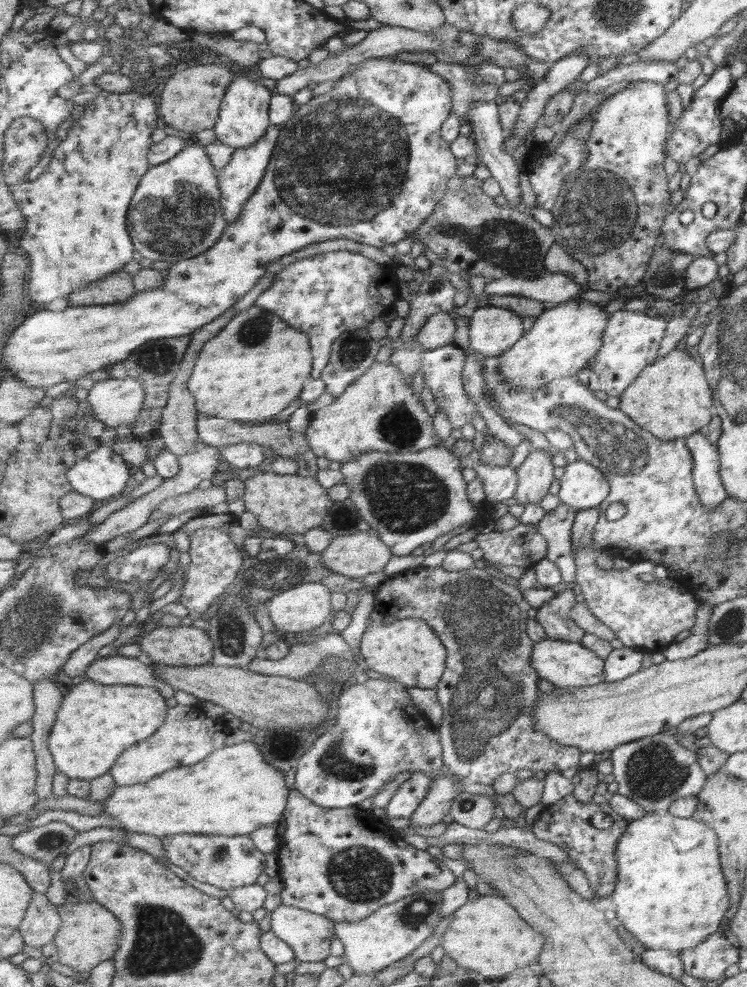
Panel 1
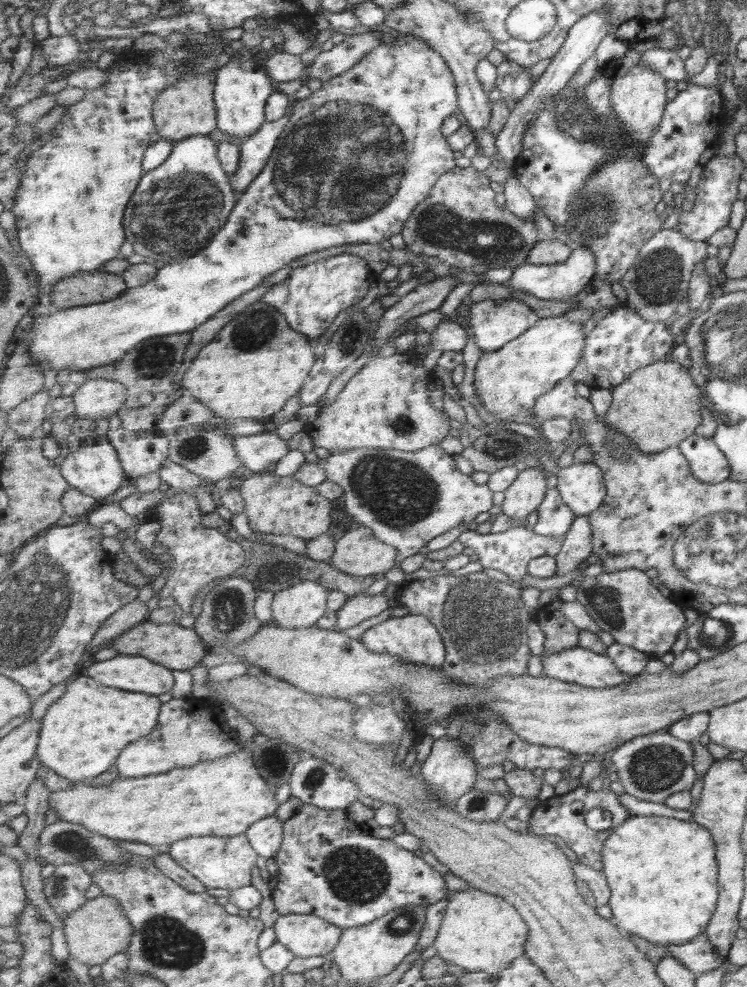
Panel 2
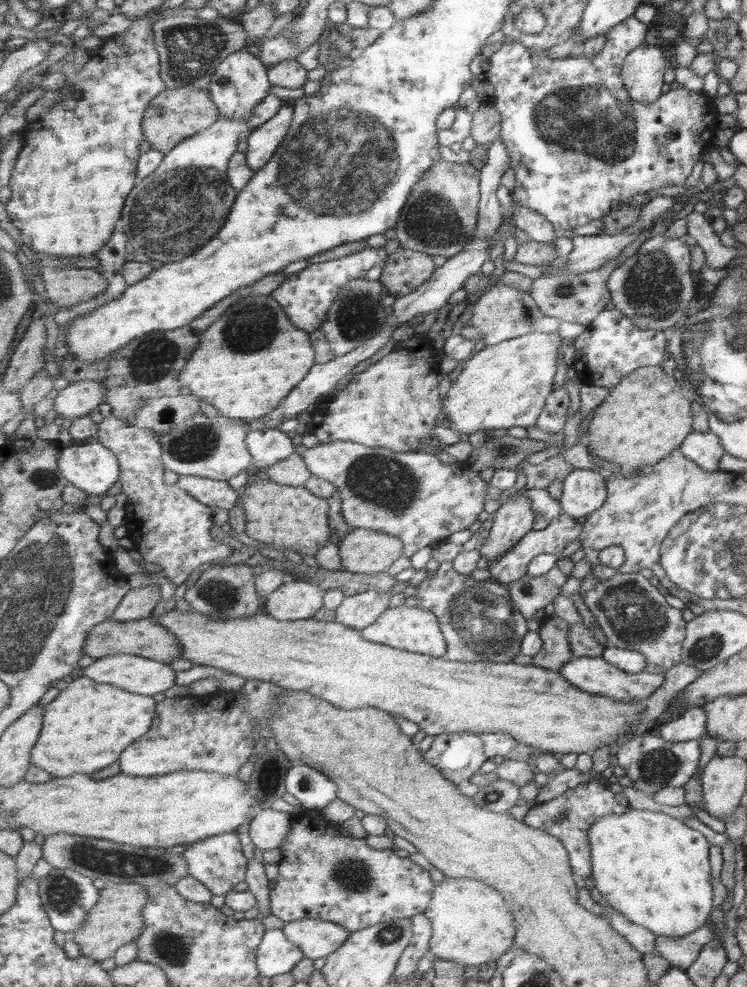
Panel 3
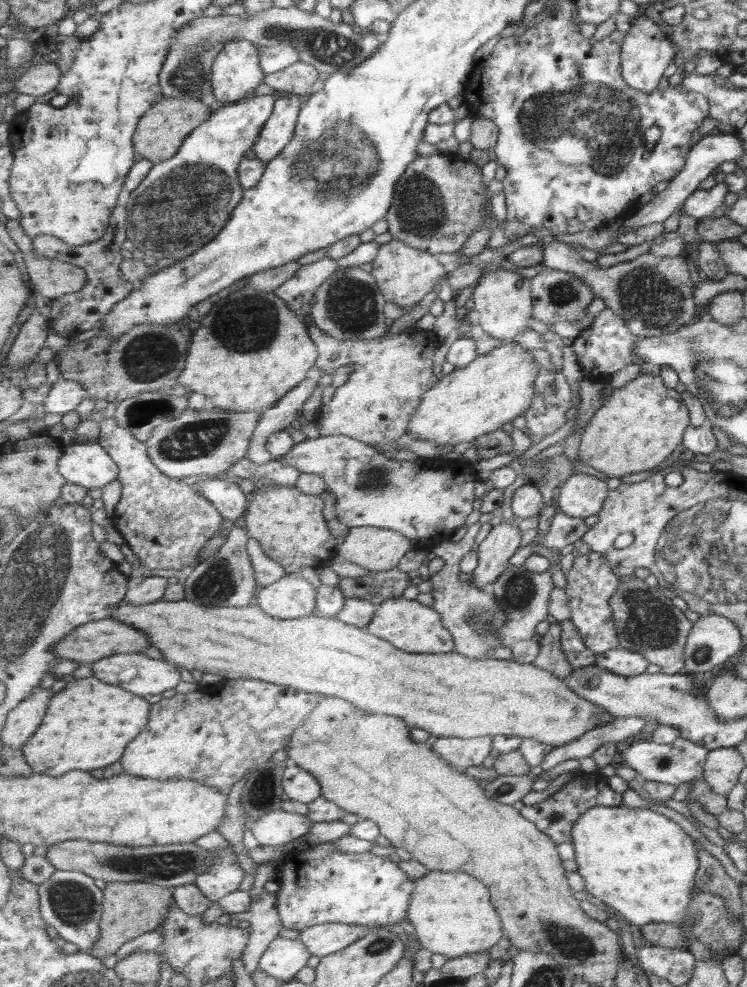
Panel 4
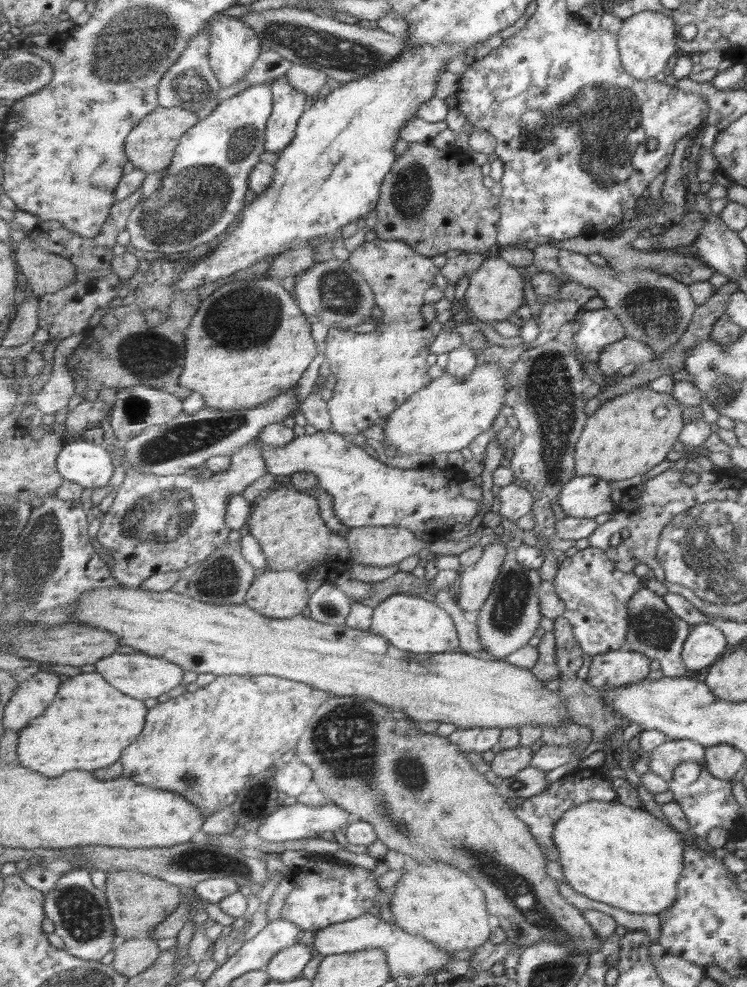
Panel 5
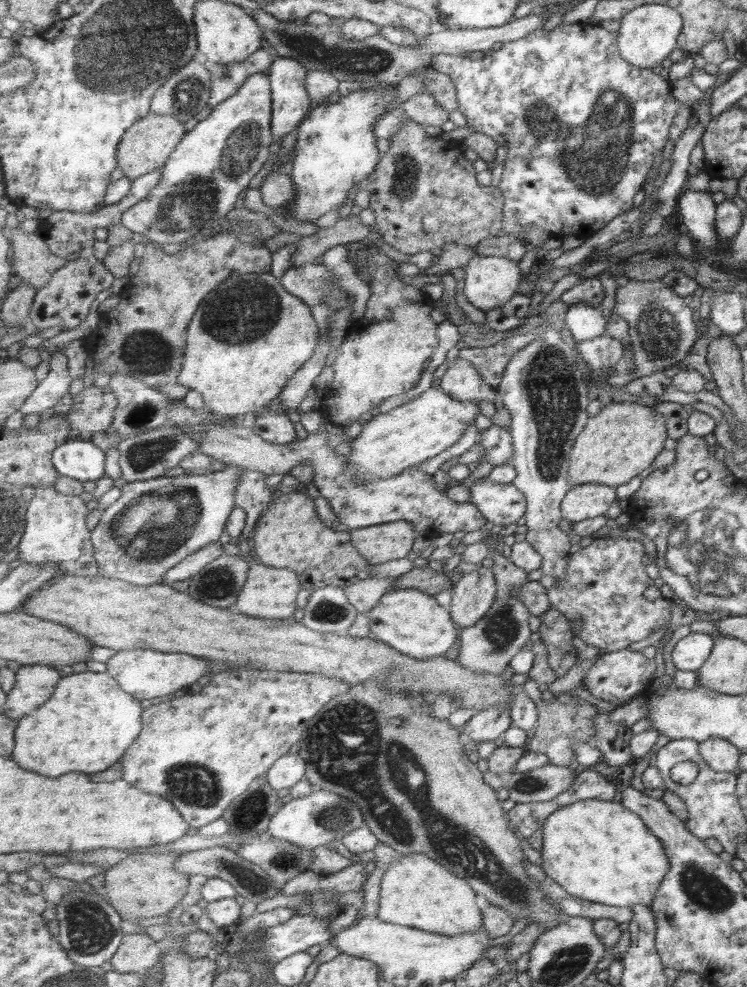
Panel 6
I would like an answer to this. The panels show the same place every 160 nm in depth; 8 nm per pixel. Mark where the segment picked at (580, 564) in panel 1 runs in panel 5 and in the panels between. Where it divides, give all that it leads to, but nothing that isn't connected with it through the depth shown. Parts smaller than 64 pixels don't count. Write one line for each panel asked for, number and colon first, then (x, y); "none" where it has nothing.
2: (625, 604)
3: (635, 615)
4: (647, 621)
5: (655, 630)

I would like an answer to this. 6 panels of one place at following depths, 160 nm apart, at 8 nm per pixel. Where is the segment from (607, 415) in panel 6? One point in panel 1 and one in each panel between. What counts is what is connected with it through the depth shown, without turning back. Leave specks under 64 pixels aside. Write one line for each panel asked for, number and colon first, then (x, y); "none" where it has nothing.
1: (671, 399)
2: (660, 405)
3: (645, 418)
4: (640, 425)
5: (628, 435)

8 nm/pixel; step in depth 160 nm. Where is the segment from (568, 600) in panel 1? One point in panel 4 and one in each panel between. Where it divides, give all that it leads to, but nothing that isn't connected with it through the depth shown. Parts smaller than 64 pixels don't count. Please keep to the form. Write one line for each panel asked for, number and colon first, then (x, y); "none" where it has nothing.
2: (561, 634)
3: (556, 651)
4: (552, 657)

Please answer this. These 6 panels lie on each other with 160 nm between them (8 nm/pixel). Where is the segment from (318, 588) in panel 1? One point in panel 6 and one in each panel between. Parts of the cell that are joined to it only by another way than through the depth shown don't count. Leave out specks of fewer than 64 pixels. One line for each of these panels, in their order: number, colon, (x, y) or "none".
2: (300, 606)
3: (296, 599)
4: (292, 597)
5: (279, 594)
6: (270, 593)

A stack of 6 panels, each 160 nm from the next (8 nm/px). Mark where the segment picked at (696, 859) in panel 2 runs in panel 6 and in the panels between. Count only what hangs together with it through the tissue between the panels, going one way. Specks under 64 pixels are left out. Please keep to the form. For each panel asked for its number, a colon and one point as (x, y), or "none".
3: (654, 869)
4: (642, 864)
5: (622, 856)
6: (600, 851)

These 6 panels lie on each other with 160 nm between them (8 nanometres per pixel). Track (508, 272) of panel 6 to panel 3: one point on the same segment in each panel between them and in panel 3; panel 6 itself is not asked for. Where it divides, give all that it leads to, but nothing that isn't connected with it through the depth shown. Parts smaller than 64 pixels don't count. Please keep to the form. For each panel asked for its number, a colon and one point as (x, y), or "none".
3: (502, 313)
4: (502, 303)
5: (496, 290)

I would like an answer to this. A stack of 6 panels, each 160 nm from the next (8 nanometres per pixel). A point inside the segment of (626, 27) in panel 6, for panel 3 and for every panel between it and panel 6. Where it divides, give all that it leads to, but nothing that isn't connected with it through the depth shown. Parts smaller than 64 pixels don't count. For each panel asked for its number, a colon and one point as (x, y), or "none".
3: (644, 68)
4: (647, 51)
5: (647, 40)

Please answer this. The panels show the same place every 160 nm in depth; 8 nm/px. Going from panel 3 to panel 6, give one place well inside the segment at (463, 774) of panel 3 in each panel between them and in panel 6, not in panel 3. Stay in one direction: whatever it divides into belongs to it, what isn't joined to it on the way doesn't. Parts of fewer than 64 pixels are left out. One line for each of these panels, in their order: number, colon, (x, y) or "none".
4: (462, 753)
5: (479, 740)
6: (488, 724)

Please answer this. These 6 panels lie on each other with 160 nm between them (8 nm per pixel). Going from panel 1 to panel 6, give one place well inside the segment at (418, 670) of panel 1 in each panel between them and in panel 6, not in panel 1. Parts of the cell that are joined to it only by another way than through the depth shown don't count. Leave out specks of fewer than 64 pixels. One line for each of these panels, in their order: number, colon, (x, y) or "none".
2: (414, 638)
3: (414, 629)
4: (413, 627)
5: (410, 623)
6: (410, 620)

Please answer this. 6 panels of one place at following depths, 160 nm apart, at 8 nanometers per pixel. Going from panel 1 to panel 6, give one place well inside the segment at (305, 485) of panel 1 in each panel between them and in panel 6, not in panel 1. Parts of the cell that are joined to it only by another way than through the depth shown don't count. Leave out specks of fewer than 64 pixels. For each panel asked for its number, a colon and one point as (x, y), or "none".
2: (278, 505)
3: (287, 516)
4: (289, 524)
5: (287, 523)
6: (289, 534)

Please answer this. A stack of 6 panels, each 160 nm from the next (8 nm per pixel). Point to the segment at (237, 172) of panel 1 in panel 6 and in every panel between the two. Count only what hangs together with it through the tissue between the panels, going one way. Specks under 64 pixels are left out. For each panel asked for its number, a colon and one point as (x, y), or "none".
2: (255, 151)
3: (263, 143)
4: (278, 132)
5: (289, 102)
6: (291, 102)

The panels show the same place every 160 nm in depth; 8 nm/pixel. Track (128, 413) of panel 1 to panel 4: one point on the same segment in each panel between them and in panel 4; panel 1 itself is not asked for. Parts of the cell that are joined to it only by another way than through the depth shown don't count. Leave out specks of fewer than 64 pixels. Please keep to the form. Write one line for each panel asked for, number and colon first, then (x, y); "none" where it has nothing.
2: (97, 398)
3: (78, 399)
4: (65, 396)

